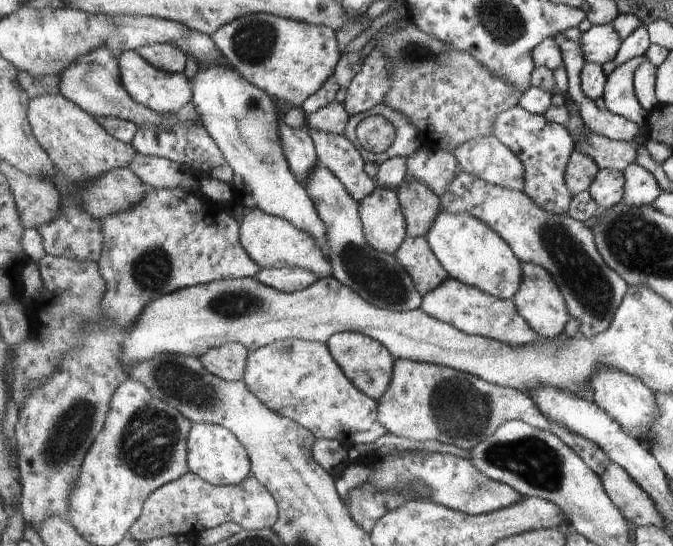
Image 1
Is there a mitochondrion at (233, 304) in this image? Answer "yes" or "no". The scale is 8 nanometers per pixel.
yes

